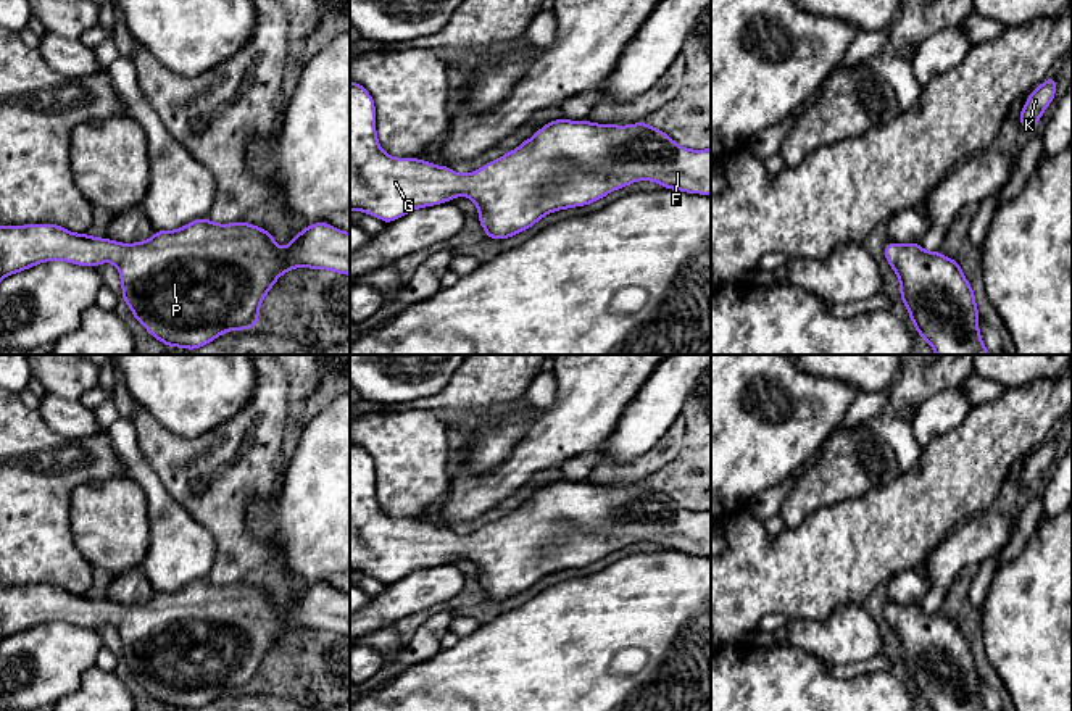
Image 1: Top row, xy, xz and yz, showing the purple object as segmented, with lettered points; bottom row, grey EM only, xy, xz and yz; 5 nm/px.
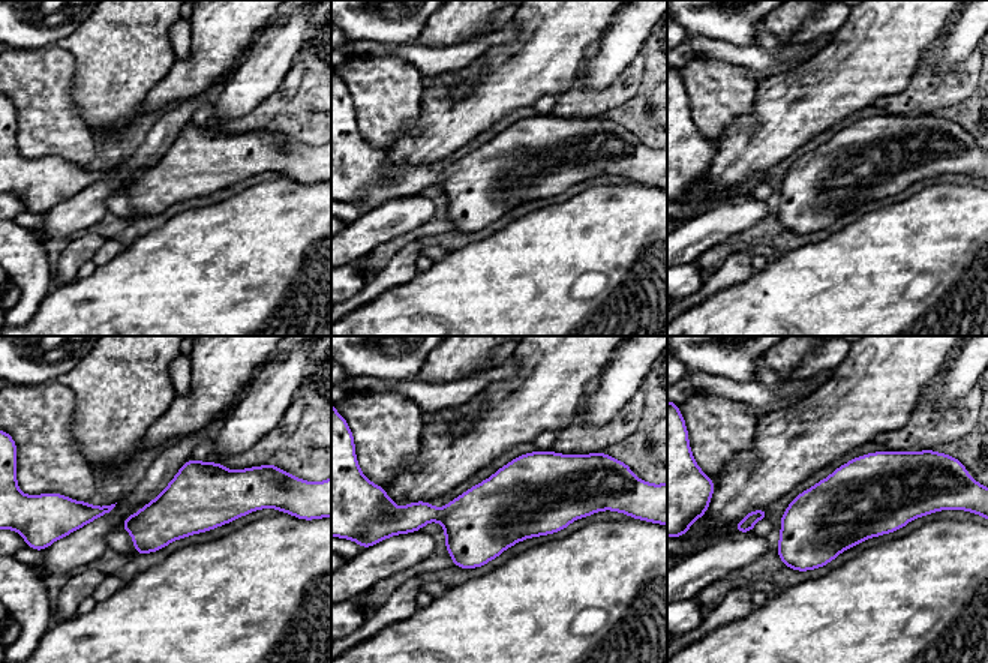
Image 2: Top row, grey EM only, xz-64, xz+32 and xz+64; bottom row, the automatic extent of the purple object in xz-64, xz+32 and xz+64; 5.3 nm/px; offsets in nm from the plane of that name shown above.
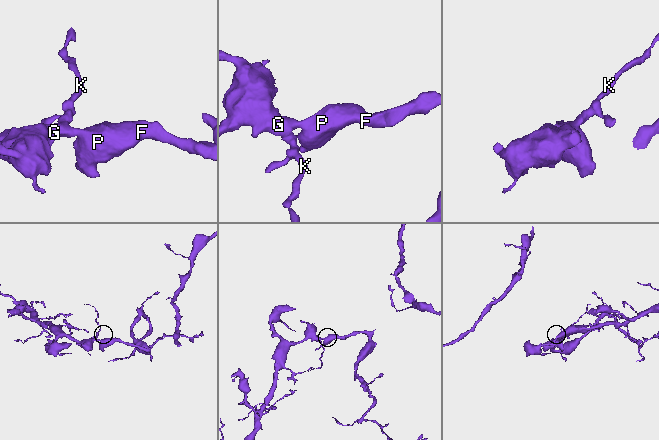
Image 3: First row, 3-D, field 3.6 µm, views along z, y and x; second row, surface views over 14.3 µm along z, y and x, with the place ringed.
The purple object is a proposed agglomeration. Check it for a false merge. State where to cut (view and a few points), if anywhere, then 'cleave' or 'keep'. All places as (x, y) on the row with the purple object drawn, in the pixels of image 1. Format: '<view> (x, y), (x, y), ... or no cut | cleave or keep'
no cut | keep

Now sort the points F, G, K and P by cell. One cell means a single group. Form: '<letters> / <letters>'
F G K P

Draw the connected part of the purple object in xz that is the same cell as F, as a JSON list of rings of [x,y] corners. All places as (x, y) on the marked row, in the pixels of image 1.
[[[350,81],[350,211],[359,210],[387,224],[413,210],[434,206],[451,202],[458,195],[466,195],[477,205],[477,219],[487,237],[500,240],[532,227],[548,213],[585,206],[637,181],[654,181],[664,189],[711,195],[711,148],[695,152],[680,147],[666,132],[646,123],[614,126],[595,124],[587,119],[556,119],[540,127],[532,139],[526,139],[513,152],[484,164],[477,171],[458,174],[451,168],[435,166],[418,158],[393,158],[387,155],[377,142],[374,111],[376,105],[369,92],[358,82]]]

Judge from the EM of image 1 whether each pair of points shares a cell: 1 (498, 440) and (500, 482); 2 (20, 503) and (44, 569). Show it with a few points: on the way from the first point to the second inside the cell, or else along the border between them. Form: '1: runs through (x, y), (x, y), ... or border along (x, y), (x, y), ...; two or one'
1: border along (524, 434), (482, 471), (471, 473), (461, 463); two
2: runs through (20, 519), (20, 532), (41, 553); one

